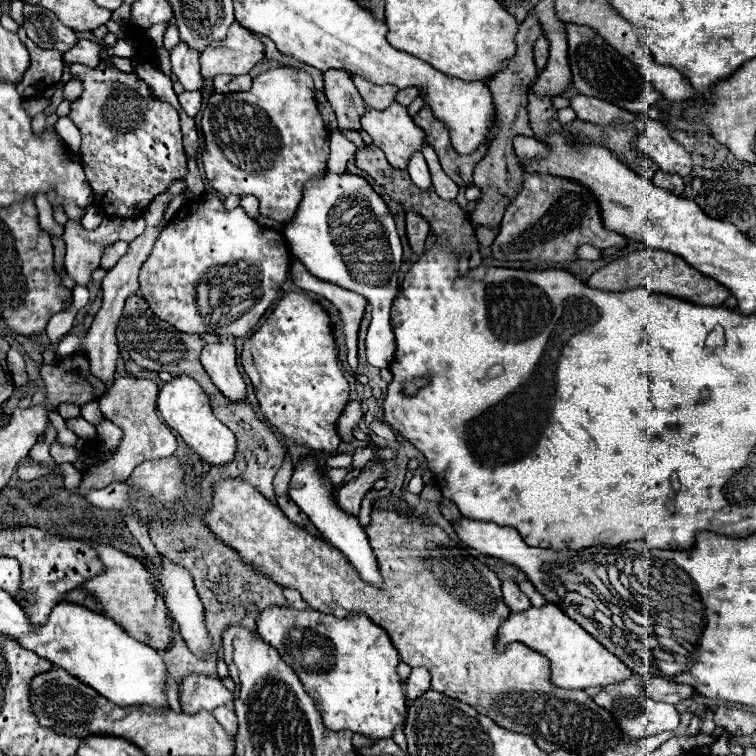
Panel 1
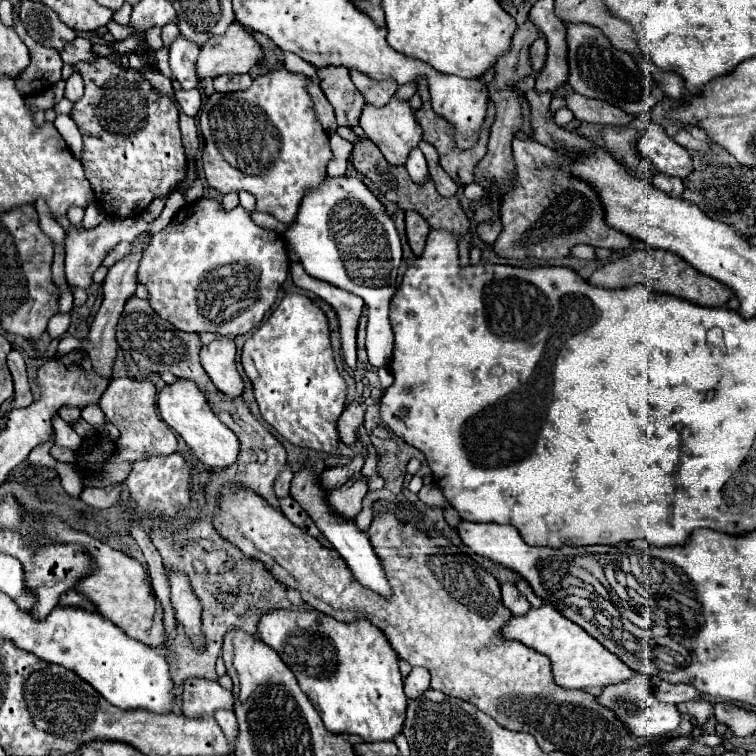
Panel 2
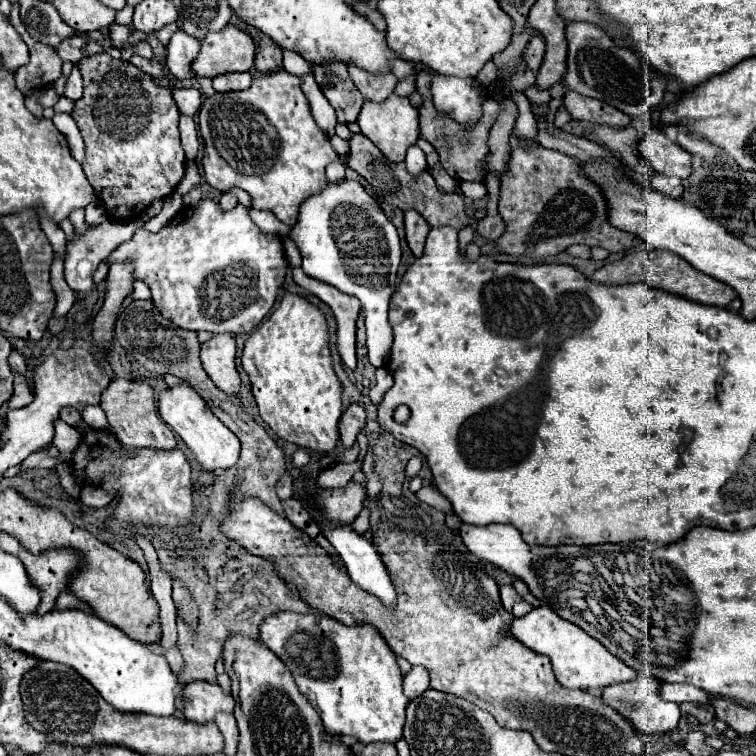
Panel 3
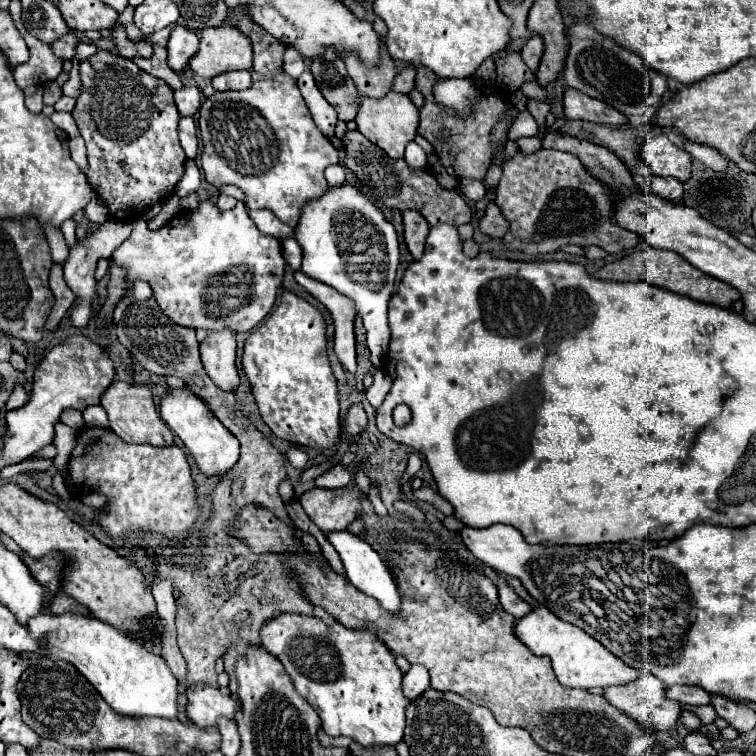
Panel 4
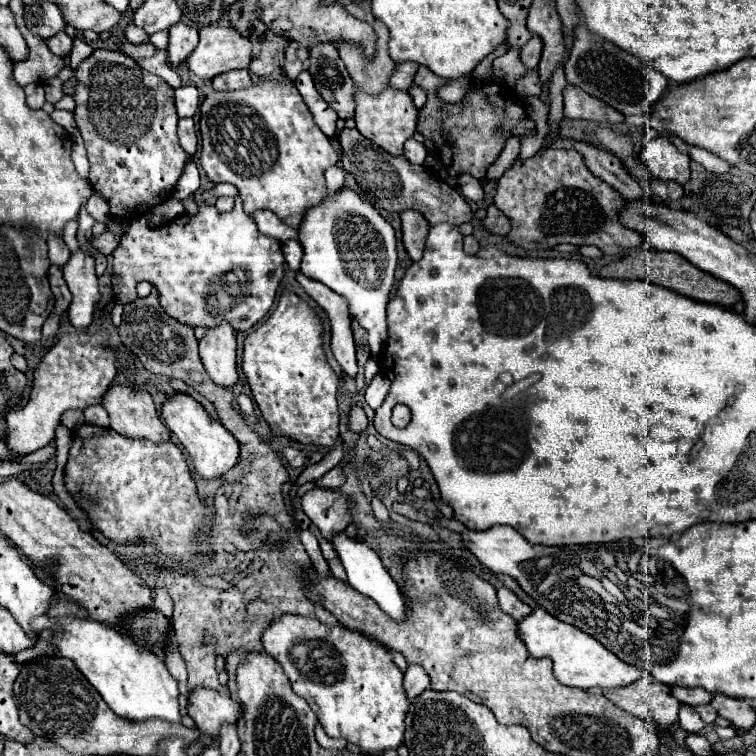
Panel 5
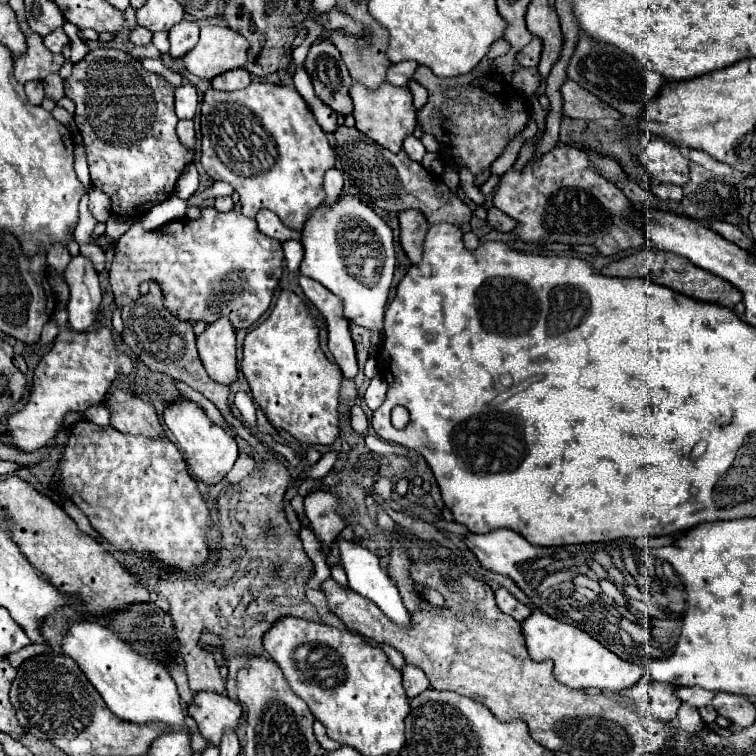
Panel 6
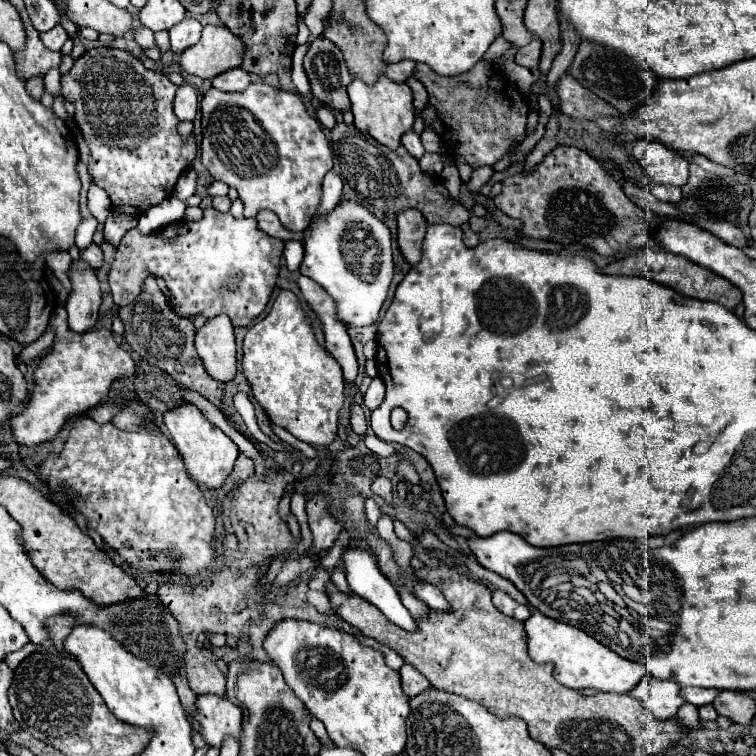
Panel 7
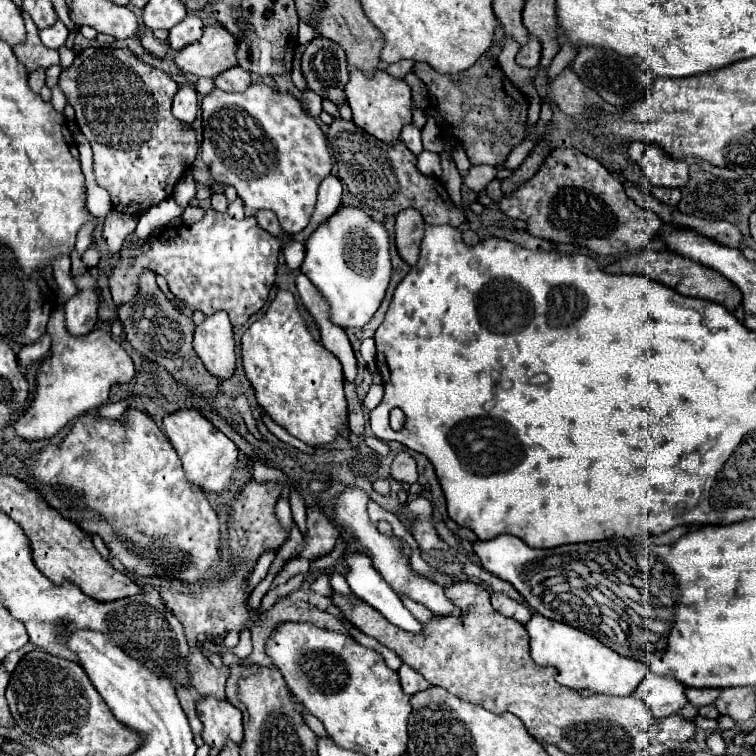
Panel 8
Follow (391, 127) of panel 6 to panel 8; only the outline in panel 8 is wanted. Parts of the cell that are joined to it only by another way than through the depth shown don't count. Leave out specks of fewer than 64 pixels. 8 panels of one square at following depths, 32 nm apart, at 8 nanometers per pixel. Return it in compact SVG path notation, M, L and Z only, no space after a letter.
M378 70L372 78L366 78L362 72L350 72L350 82L344 92L354 114L354 124L384 144L396 144L402 128L412 122L410 86L404 80L392 78L384 70Z

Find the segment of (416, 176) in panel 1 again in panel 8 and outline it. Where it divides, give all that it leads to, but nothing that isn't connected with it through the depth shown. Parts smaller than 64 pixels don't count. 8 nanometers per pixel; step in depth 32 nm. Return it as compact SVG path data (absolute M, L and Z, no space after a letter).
M408 124L404 130L402 130L402 136L400 136L400 140L406 144L406 148L410 150L410 152L422 152L424 148L422 148L422 140L420 140L420 130L414 126L414 124Z

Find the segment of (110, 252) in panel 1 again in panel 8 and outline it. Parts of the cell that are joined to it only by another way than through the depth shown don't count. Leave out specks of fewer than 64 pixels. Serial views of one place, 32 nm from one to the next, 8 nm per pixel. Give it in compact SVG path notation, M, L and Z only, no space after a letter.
M208 208L200 222L164 228L160 234L140 244L134 232L128 234L110 274L112 298L118 306L130 302L138 292L140 274L148 268L166 278L170 292L182 302L182 312L192 314L200 310L202 314L212 316L214 312L224 310L234 326L242 326L252 314L264 308L274 286L280 250L282 240L262 230L256 218L236 220L226 212Z

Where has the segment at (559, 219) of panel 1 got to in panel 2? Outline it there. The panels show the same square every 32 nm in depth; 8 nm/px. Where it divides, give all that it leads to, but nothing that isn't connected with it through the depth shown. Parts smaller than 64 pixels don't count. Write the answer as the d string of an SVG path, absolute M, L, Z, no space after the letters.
M514 138L512 148L518 180L502 202L502 232L494 242L496 256L516 260L560 260L570 256L570 250L576 244L590 244L596 248L614 250L624 250L630 246L630 238L626 234L606 226L598 194L586 182L574 178L566 170L554 168L562 160L552 148L532 138Z

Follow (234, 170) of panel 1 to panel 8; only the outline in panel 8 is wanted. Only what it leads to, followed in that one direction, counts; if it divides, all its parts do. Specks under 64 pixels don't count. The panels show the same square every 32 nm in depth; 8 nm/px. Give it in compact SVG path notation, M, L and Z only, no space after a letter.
M252 84L240 94L228 94L214 88L202 100L202 128L204 140L200 156L216 182L230 184L238 190L238 196L244 200L246 216L254 216L256 210L266 208L278 216L280 226L288 234L302 232L308 226L316 206L318 186L332 170L332 158L324 132L294 94L276 92L266 84Z

